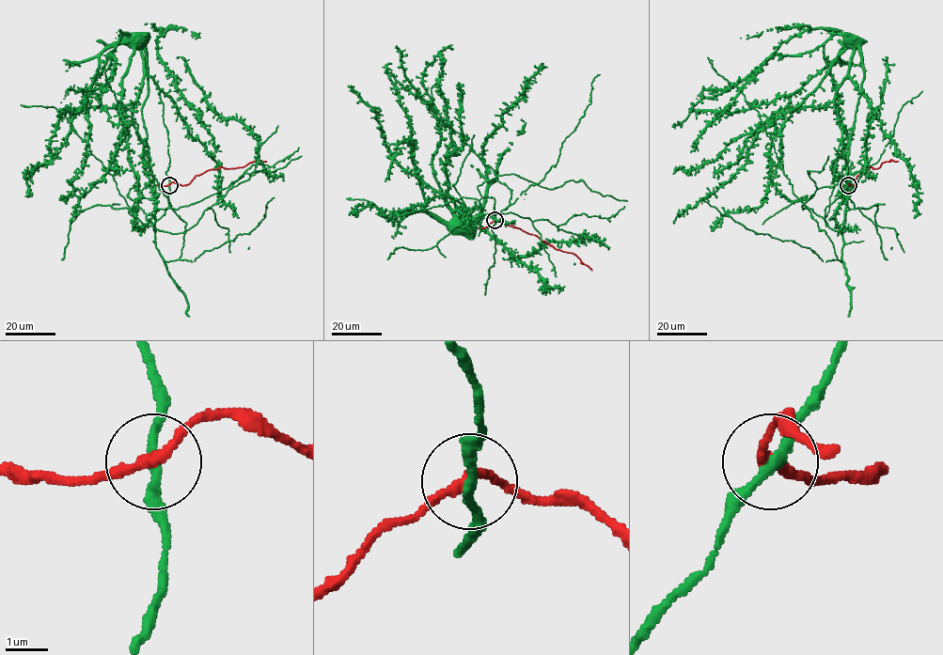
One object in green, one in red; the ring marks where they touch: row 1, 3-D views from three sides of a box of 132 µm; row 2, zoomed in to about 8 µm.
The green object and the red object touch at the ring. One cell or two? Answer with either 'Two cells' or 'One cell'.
One cell

